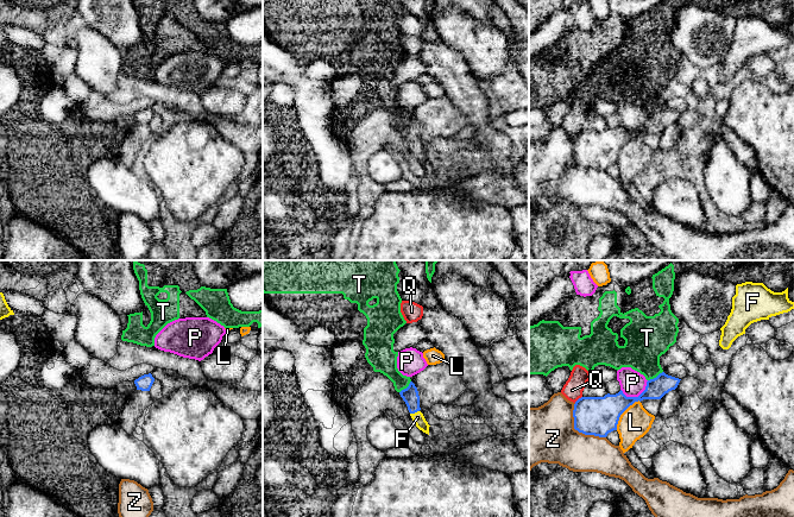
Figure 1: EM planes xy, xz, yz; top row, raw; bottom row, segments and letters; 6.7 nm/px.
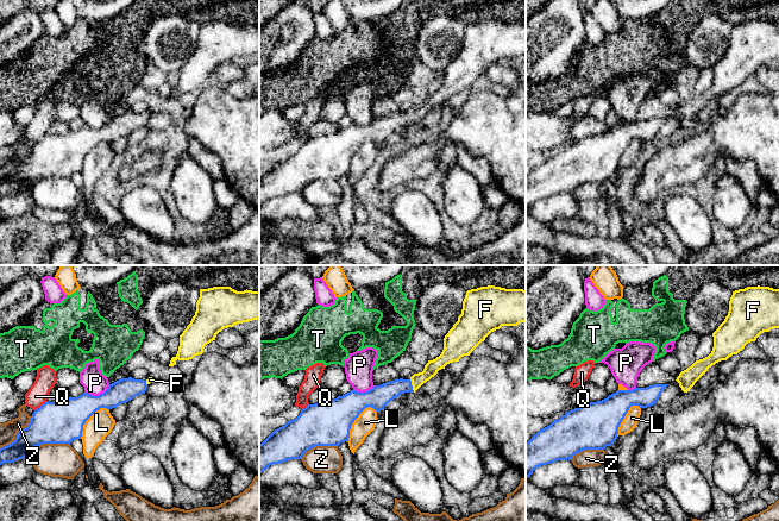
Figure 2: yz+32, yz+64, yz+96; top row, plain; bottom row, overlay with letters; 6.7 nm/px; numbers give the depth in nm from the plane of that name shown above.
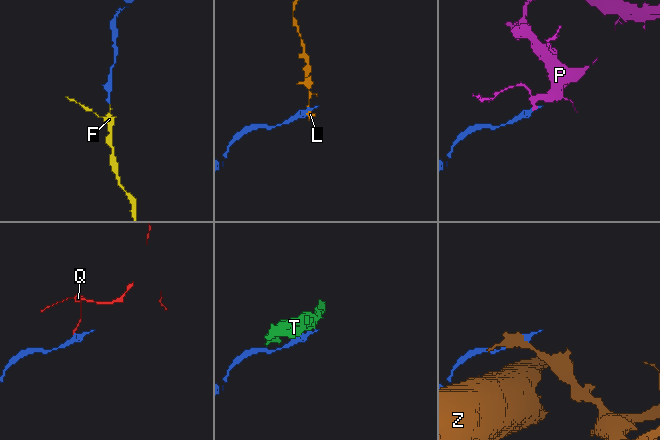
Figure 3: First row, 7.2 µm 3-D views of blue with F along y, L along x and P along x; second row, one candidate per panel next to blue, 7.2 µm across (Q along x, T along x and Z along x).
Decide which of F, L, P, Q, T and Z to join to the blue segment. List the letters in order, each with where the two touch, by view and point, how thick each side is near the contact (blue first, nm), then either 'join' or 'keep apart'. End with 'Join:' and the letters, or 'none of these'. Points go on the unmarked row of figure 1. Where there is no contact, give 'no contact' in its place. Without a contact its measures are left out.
F: xz (414, 146) | 110/80 nm | join
L: yz (623, 145) | 260/220 nm | keep apart
P: yz (636, 131) | 220/170 nm | keep apart
Q: yz (579, 132) | 260/140 nm | keep apart
T: yz (656, 111) | 140/280 nm | keep apart
Z: yz (578, 164) | 260/380 nm | keep apart
Join: F

